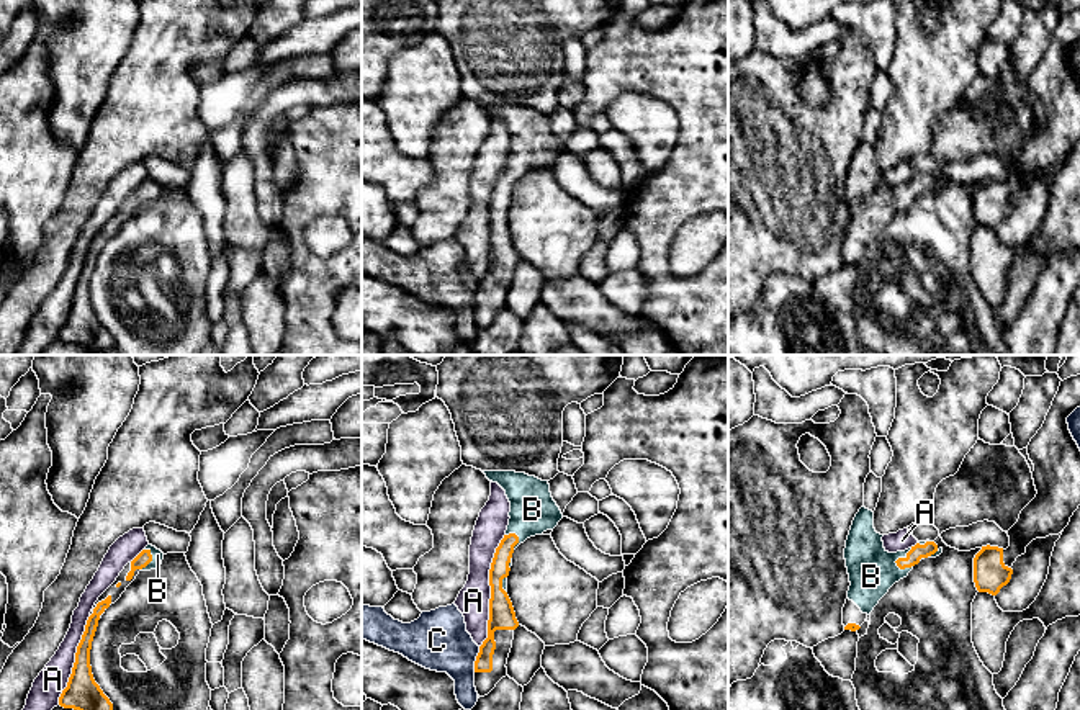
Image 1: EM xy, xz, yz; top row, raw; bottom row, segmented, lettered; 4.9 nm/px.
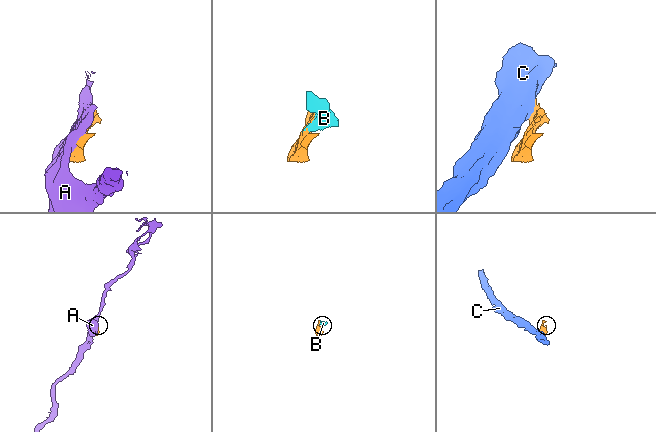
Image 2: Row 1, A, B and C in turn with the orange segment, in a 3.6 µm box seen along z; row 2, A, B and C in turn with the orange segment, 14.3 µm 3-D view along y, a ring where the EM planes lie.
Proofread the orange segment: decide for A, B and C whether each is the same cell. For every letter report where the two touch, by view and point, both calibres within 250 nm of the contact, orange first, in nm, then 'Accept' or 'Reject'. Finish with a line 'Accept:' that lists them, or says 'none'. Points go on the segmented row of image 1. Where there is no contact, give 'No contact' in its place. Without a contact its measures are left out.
A: Touches orange at xz (491, 591). Thickness 130 nm (orange) against 160 nm. Reject
B: Touches orange at yz (899, 558). Thickness 70 nm (orange) against 240 nm. Accept
C: Touches orange at xz (476, 660). Thickness 130 nm (orange) against 300 nm. Reject
Accept: B

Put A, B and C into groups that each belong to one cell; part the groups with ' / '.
A / B / C

